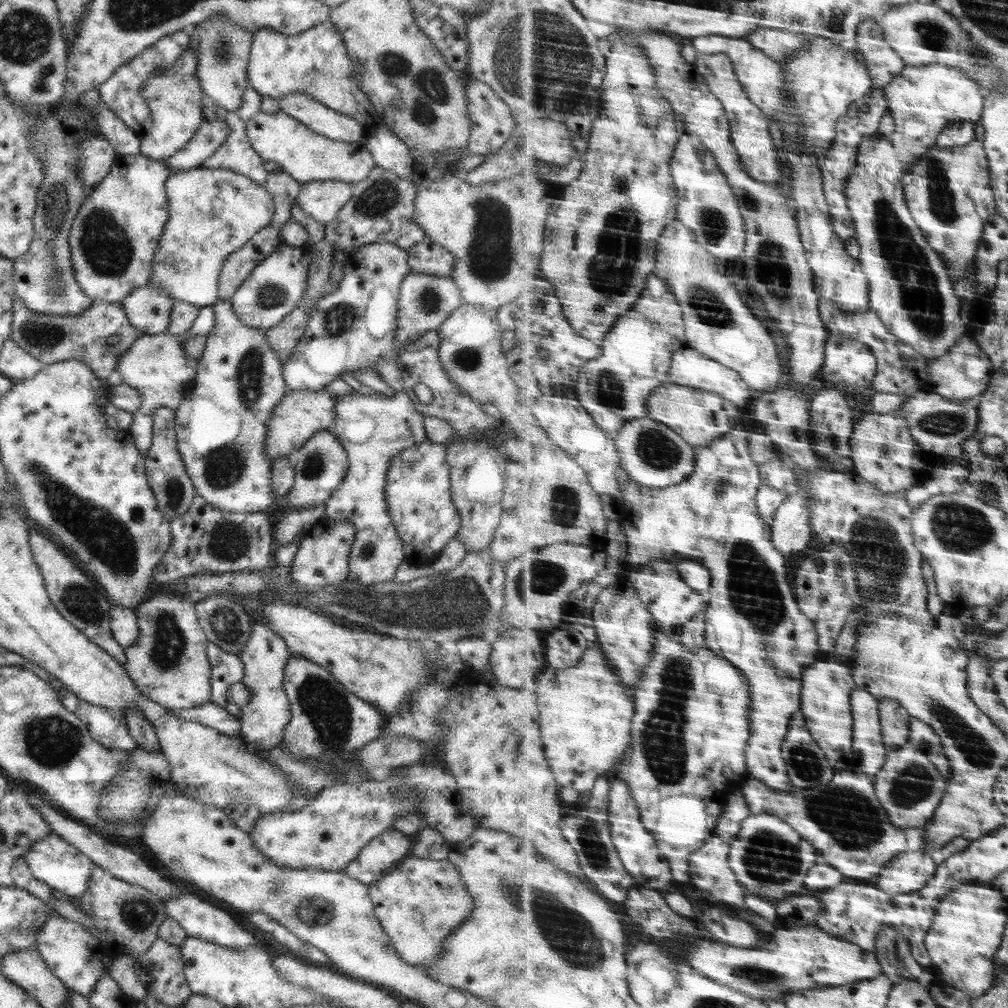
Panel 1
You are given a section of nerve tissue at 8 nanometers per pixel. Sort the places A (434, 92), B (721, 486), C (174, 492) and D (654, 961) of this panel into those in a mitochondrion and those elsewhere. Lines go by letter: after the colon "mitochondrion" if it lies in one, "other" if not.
A: mitochondrion
B: mitochondrion
C: mitochondrion
D: other

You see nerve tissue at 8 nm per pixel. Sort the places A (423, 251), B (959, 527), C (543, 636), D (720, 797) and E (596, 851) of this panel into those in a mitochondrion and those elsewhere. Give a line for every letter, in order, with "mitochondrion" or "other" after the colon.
A: other
B: mitochondrion
C: other
D: other
E: mitochondrion

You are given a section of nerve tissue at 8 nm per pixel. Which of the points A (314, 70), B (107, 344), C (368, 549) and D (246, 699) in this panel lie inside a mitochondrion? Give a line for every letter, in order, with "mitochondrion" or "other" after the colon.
A: other
B: other
C: mitochondrion
D: other

